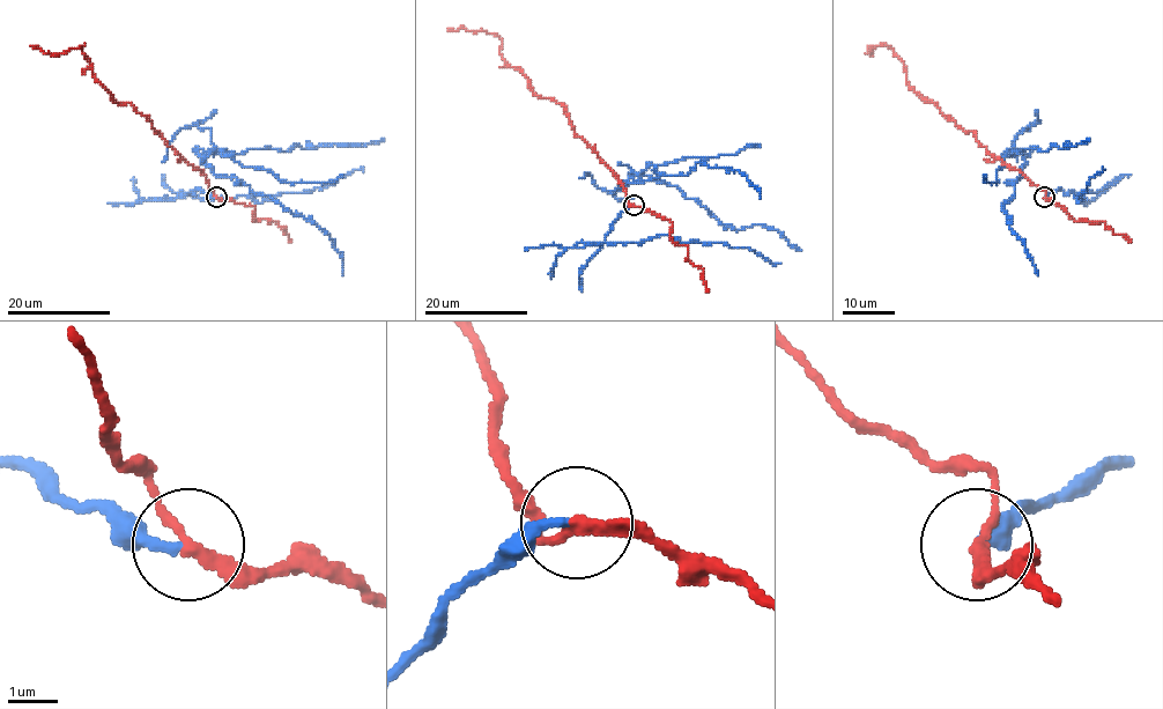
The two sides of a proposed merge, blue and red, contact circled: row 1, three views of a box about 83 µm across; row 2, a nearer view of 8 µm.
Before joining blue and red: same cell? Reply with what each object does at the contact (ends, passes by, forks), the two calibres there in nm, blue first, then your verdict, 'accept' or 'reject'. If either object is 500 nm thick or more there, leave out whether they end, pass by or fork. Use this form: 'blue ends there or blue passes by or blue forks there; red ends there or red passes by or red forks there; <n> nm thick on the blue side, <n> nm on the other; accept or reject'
blue ends there; red passes by; 220 nm thick on the blue side, 240 nm on the other; reject

